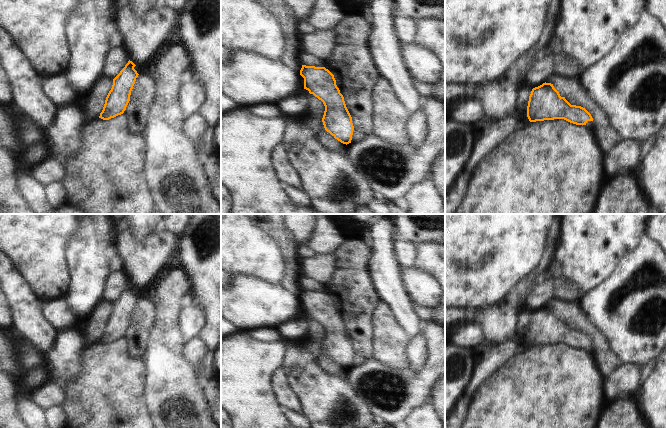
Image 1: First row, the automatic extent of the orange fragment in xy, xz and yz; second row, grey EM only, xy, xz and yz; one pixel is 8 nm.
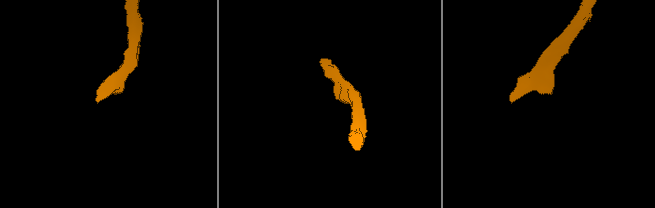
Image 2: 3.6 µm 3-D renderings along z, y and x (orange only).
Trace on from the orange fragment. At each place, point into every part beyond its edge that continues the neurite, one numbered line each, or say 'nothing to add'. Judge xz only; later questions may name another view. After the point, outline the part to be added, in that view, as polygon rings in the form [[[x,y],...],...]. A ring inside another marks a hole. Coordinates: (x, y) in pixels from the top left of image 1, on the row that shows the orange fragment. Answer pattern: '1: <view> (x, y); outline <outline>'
1: xz (314, 124); outline [[[304,117],[303,122],[309,128],[311,128],[316,135],[318,135],[321,131],[325,130],[324,125],[321,124],[320,121],[317,119],[311,119],[308,117]]]

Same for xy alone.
nothing to add

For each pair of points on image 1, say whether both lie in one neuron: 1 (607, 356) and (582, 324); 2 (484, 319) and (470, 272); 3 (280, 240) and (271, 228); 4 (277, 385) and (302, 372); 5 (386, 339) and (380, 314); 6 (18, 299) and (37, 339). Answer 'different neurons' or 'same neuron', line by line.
1: same neuron
2: different neurons
3: same neuron
4: different neurons
5: same neuron
6: same neuron

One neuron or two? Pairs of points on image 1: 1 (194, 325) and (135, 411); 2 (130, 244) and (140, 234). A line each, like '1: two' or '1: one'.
1: two
2: two

